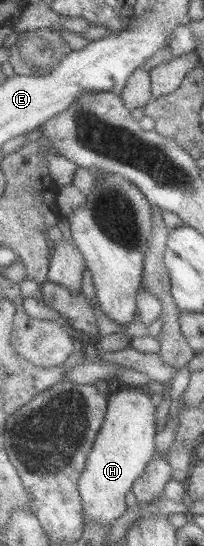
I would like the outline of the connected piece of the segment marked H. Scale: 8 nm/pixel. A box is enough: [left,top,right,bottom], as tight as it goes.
[79,388,160,530]

